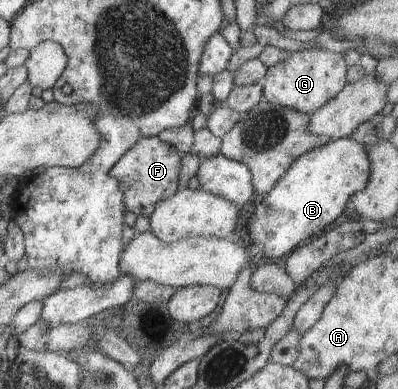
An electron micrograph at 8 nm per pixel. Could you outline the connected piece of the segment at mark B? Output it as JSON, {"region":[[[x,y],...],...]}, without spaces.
{"region":[[[349,136],[331,139],[329,143],[316,147],[297,158],[291,167],[274,183],[267,195],[257,197],[255,211],[247,221],[247,231],[251,239],[251,247],[259,257],[259,261],[277,259],[289,255],[313,235],[320,235],[329,225],[339,219],[350,197],[361,191],[368,182],[370,161],[364,145],[354,142]]]}

